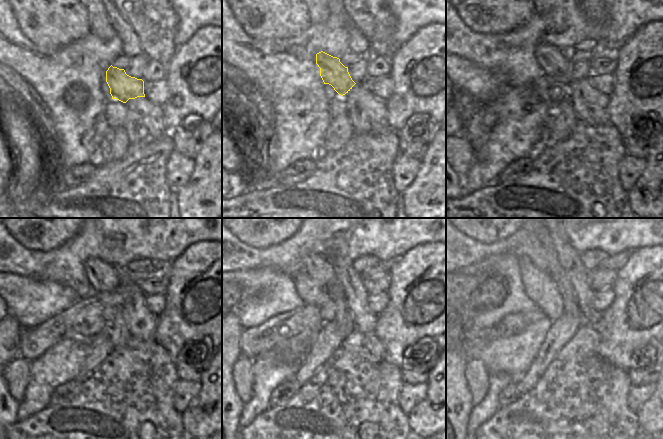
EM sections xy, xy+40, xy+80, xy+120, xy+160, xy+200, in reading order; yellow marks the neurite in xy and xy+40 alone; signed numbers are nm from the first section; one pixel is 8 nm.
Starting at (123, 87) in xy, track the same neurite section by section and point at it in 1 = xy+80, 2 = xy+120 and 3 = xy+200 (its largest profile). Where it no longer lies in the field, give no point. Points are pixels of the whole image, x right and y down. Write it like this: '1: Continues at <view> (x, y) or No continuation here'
1: Continues at xy+80 (552, 60)
2: Continues at xy+120 (103, 278)
3: Continues at xy+200 (540, 261).

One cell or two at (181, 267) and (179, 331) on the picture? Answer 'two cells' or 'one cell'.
one cell

